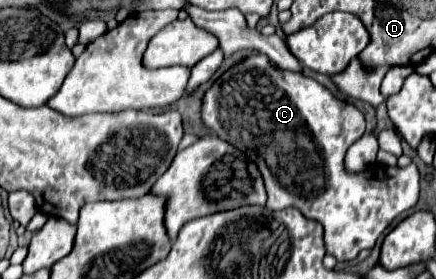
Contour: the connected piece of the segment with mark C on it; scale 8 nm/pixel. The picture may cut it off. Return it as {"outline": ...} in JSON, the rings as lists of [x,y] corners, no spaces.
{"outline":[[[256,53],[246,57],[232,71],[242,75],[242,93],[238,85],[230,85],[230,73],[216,81],[204,95],[202,119],[224,141],[246,153],[260,169],[268,193],[266,207],[272,211],[296,207],[306,219],[318,221],[324,227],[326,253],[332,253],[336,261],[352,261],[362,249],[372,249],[380,233],[406,209],[414,207],[420,191],[420,173],[414,163],[408,167],[388,167],[374,163],[370,169],[350,173],[344,167],[344,155],[348,147],[364,135],[364,115],[352,105],[340,103],[326,87],[302,73],[286,73],[276,69],[268,57]]]}

